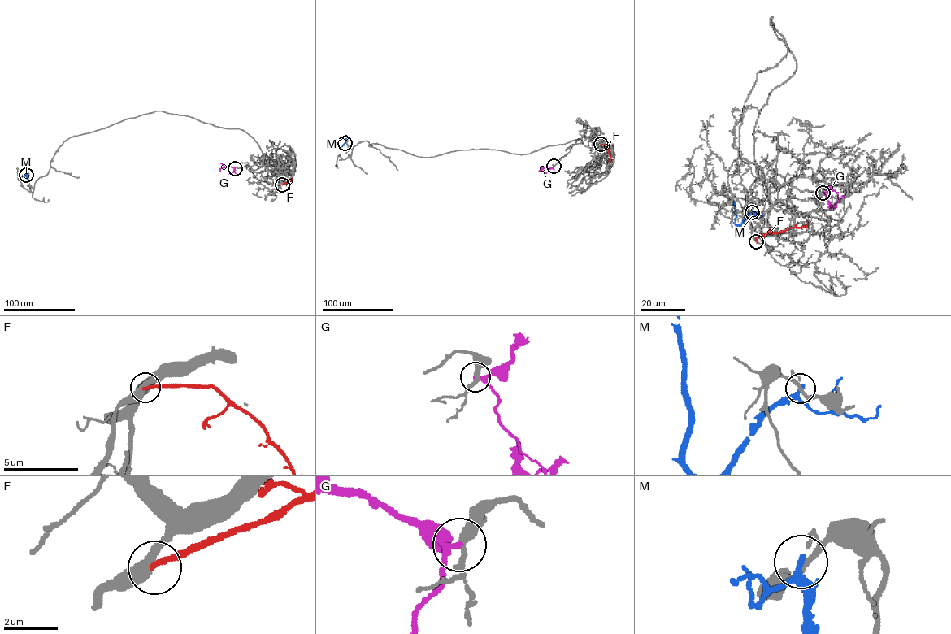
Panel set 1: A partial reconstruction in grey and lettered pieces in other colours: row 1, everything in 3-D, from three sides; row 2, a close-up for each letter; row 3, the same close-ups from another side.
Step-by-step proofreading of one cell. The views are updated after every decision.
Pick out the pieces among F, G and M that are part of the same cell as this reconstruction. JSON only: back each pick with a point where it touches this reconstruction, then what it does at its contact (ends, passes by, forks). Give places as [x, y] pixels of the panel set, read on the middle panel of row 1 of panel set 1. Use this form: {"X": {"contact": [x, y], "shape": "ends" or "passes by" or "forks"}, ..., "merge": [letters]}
{"merge": []}

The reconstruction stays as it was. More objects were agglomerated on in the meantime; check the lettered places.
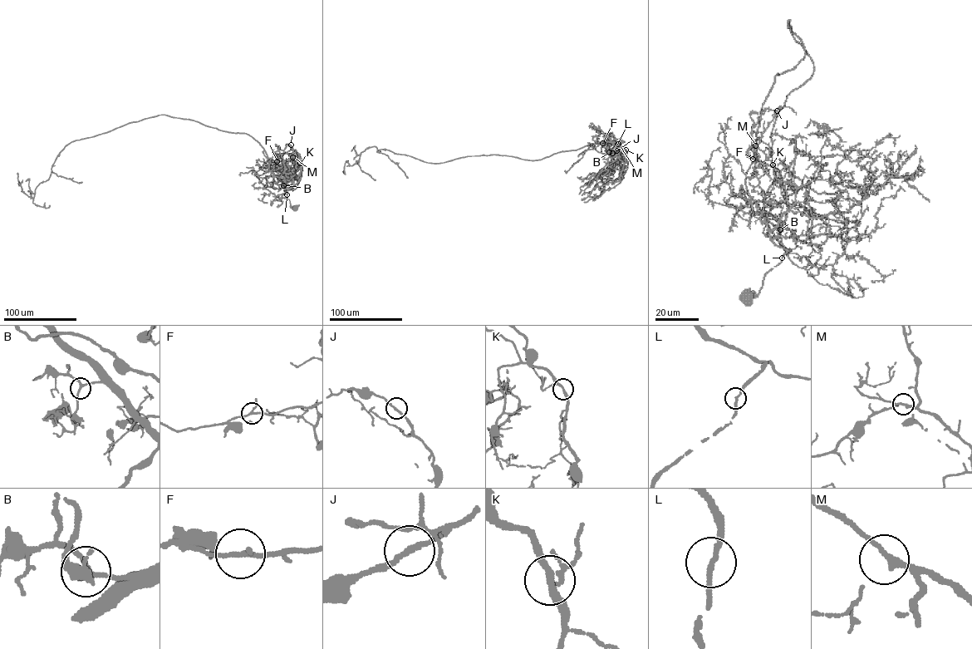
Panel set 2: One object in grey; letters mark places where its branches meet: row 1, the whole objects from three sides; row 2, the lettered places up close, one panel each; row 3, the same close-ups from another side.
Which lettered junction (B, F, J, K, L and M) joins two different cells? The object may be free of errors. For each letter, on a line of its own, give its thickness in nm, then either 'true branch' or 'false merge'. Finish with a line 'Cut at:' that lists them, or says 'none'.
B: 180 nm | true branch
F: 160 nm | true branch
J: 200 nm | true branch
K: 200 nm | true branch
L: 200 nm | true branch
M: 200 nm | true branch
Cut at: none

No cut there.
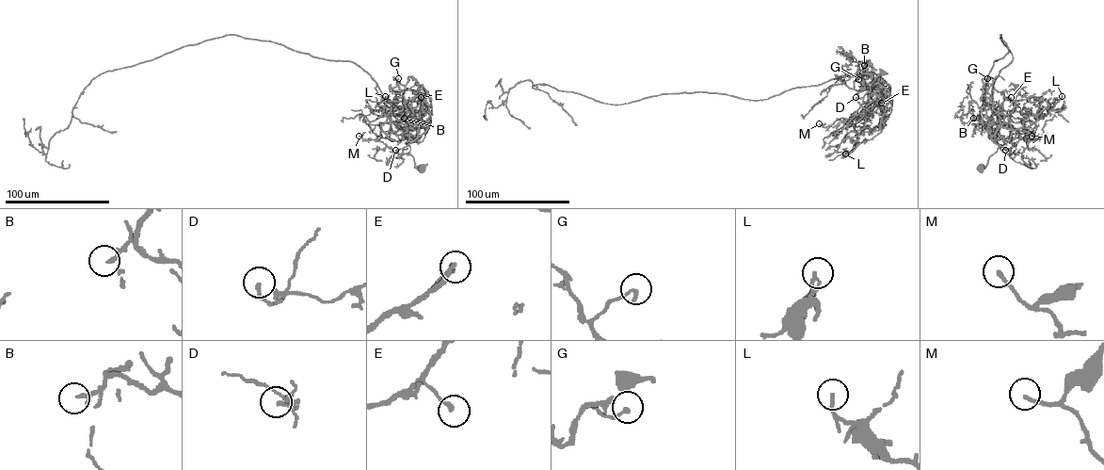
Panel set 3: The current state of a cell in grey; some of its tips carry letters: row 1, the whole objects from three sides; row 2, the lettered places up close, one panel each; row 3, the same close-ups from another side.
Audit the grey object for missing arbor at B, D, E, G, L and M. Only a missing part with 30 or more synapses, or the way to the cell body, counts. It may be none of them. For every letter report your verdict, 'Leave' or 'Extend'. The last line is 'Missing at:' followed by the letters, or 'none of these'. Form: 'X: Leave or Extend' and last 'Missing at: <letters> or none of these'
B: Leave
D: Leave
E: Leave
G: Leave
L: Leave
M: Extend
Missing at: M

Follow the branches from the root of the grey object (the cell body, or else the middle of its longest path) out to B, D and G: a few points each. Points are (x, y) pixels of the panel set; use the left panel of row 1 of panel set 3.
B: (422, 169), (414, 167), (408, 146), (418, 133), (410, 126), (411, 119), (404, 118)
D: (422, 169), (414, 167), (409, 146), (395, 150)
G: (422, 169), (414, 167), (409, 153), (417, 127), (403, 101), (406, 88), (398, 78)

